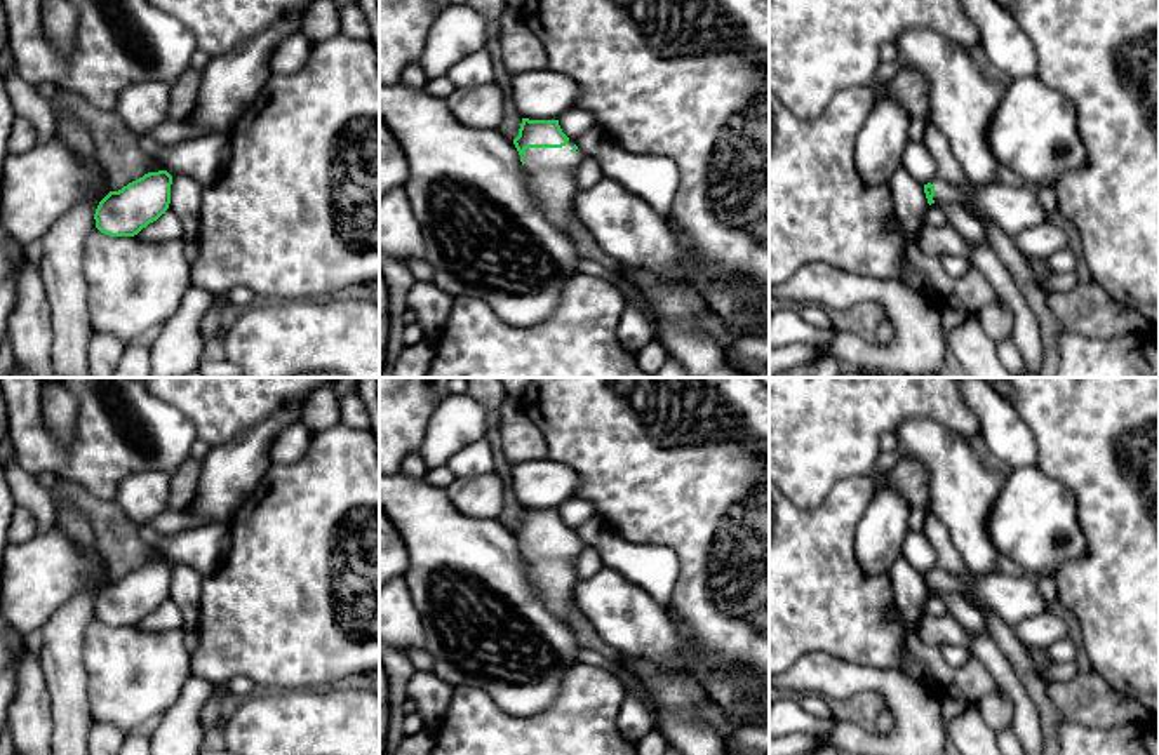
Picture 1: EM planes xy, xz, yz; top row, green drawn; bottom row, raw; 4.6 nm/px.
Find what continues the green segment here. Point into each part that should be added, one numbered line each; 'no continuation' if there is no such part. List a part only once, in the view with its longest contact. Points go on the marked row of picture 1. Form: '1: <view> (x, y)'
1: xz (550, 171)

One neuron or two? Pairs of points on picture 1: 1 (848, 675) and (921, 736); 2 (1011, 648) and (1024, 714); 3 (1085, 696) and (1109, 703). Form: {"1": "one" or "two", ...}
{"1": "one", "2": "two", "3": "one"}

